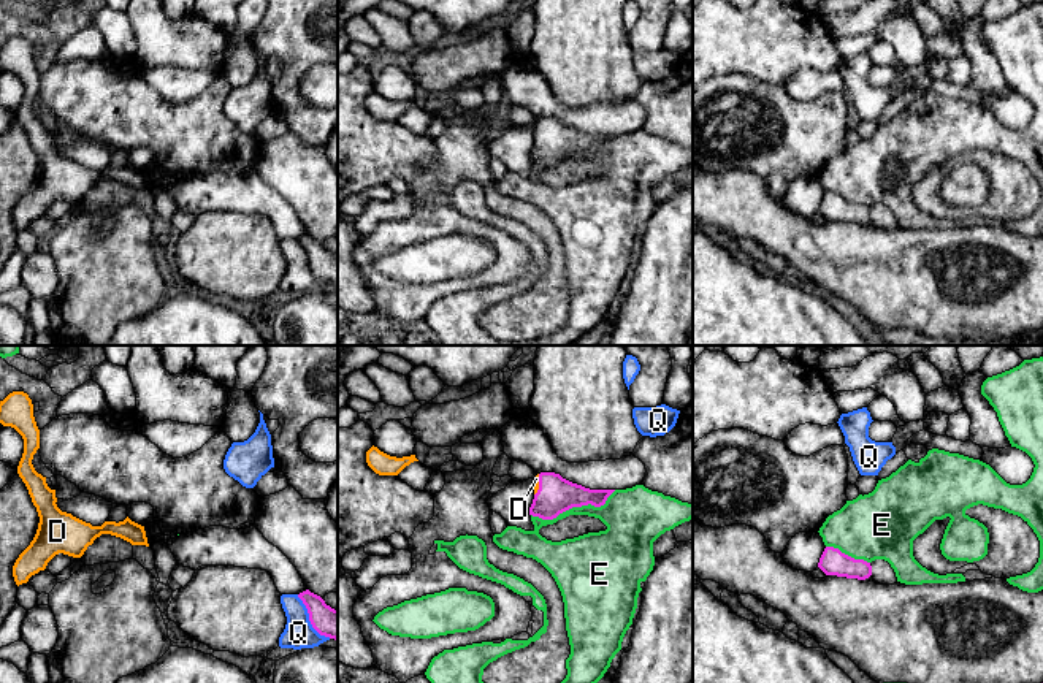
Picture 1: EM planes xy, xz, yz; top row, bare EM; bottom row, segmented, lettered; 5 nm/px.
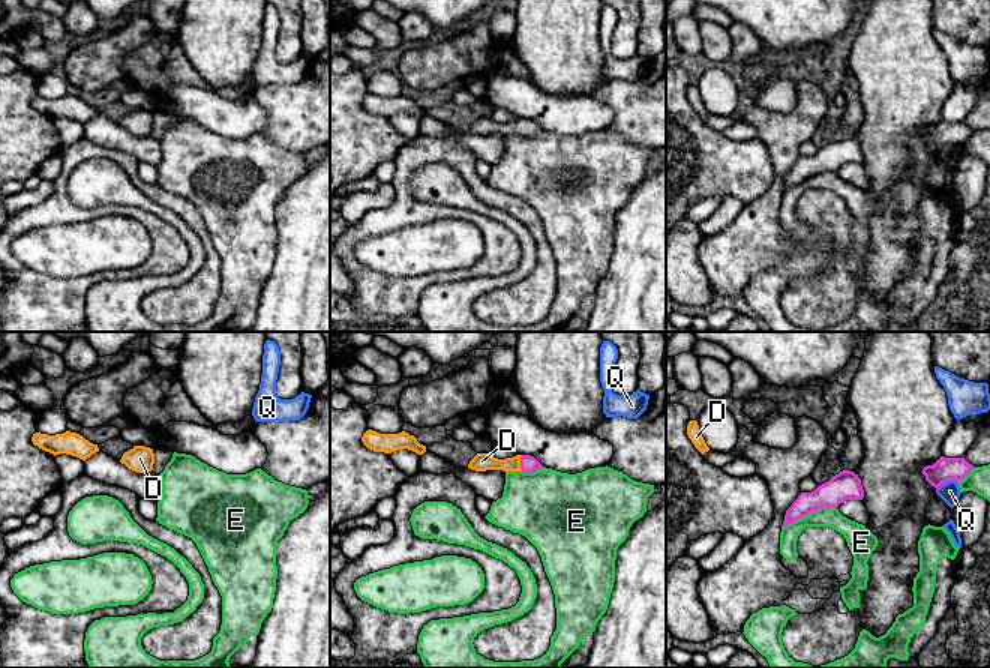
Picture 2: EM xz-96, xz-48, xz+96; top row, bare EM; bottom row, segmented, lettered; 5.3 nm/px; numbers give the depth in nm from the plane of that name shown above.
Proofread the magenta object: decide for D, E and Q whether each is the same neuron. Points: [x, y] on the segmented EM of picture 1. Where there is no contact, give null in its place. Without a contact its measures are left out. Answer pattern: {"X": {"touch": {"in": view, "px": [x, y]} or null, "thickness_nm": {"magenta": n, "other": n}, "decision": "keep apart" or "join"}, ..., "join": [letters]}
{"D": {"touch": {"in": "xz", "px": [539, 485]}, "thickness_nm": {"magenta": 190, "other": 30}, "decision": "join"}, "E": {"touch": {"in": "xz", "px": [574, 506]}, "thickness_nm": {"magenta": 190, "other": 200}, "decision": "keep apart"}, "Q": {"touch": {"in": "xy", "px": [309, 620]}, "thickness_nm": {"magenta": 150, "other": 150}, "decision": "keep apart"}, "join": ["D"]}

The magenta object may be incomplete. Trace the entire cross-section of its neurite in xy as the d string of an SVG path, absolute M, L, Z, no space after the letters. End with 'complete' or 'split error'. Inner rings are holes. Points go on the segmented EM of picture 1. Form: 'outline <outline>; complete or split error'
outline M309 590L298 594L308 609L312 628L325 637L338 640L338 610L325 604L325 601Z; complete

